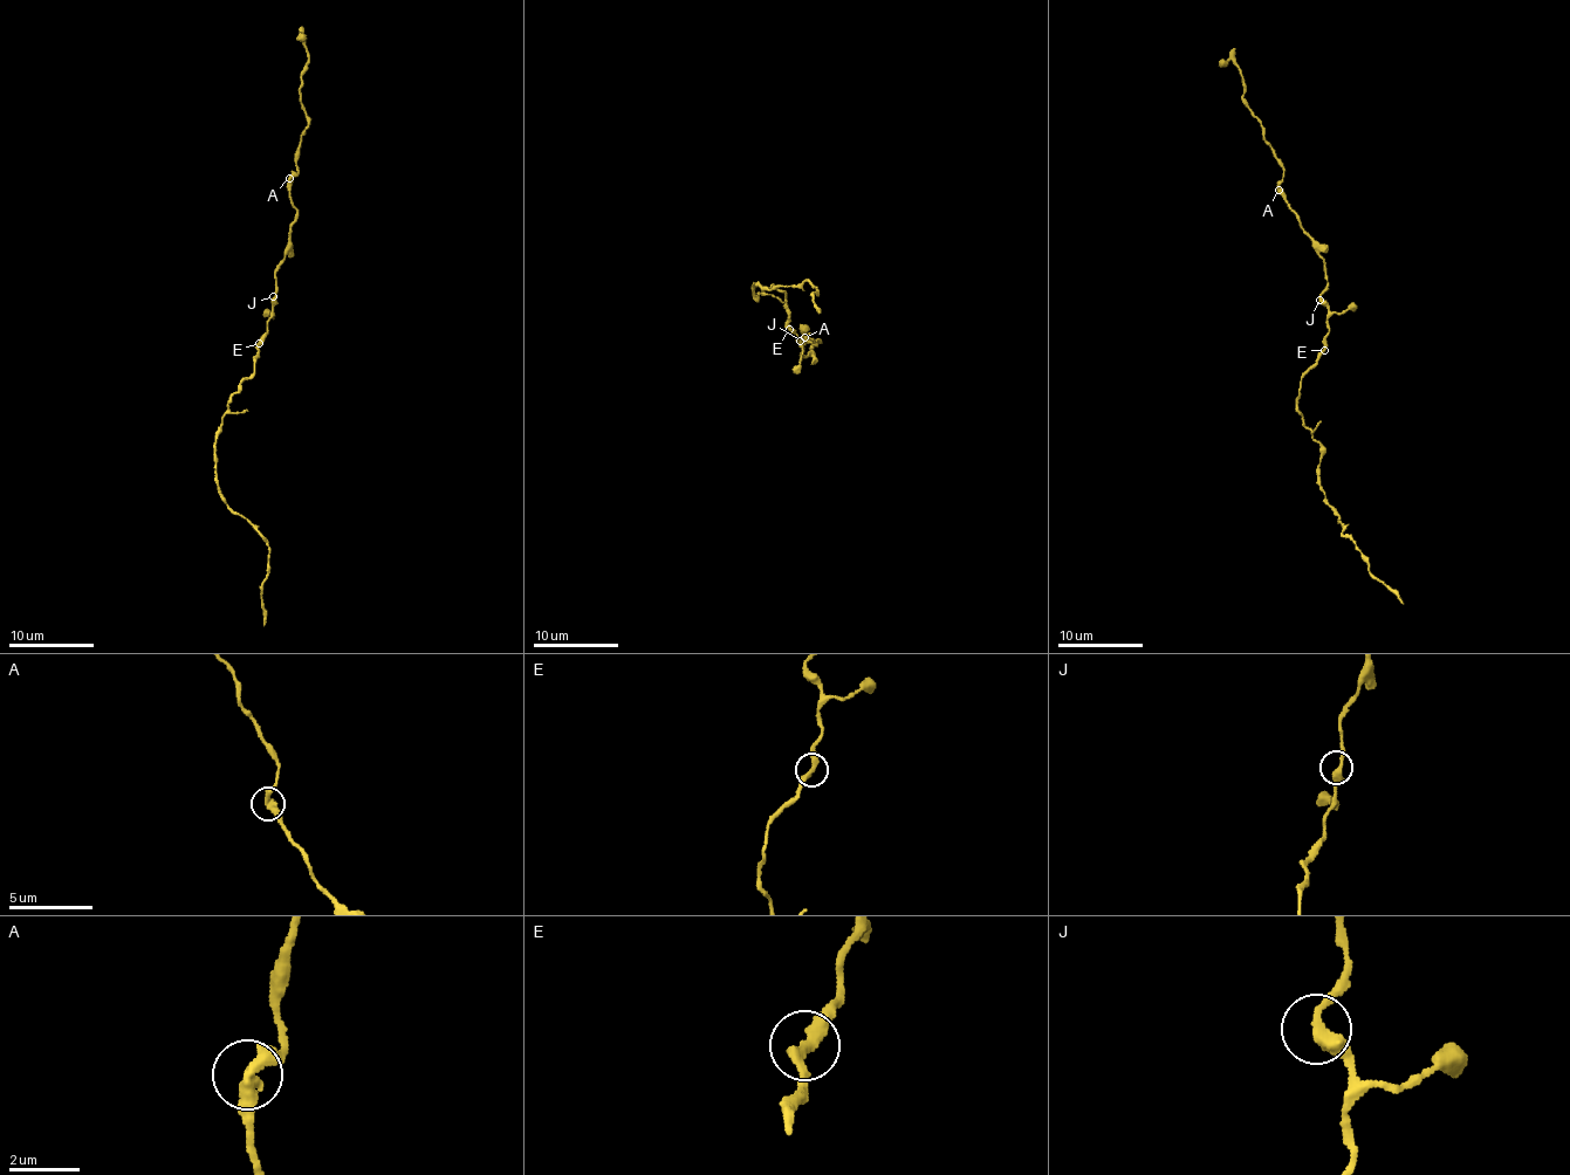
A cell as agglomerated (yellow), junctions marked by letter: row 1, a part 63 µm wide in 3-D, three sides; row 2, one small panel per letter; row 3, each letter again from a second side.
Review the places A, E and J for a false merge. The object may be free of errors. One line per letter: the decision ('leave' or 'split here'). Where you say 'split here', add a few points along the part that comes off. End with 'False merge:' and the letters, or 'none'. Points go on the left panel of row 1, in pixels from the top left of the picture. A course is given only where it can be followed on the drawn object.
A: leave
E: leave
J: leave
False merge: none

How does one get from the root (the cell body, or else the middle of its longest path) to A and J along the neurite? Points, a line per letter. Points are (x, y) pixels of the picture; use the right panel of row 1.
A: (1323, 342), (1328, 334), (1329, 309), (1320, 296), (1327, 287), (1324, 261), (1317, 242), (1279, 190)
J: (1323, 342), (1328, 334), (1329, 308), (1320, 300)

